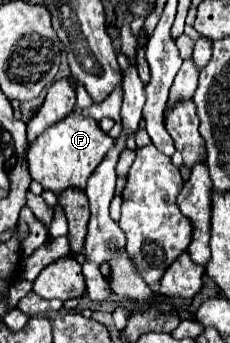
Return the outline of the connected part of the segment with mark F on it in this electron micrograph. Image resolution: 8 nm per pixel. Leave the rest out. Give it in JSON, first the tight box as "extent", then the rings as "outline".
{"extent":[27,111,113,193],"outline":[[[71,111],[65,119],[47,127],[35,141],[29,143],[27,151],[27,167],[33,181],[37,181],[43,189],[53,193],[61,193],[67,187],[85,189],[87,179],[93,175],[95,167],[103,161],[107,151],[113,147],[113,139],[103,133],[93,117],[85,117],[83,113]]]}

